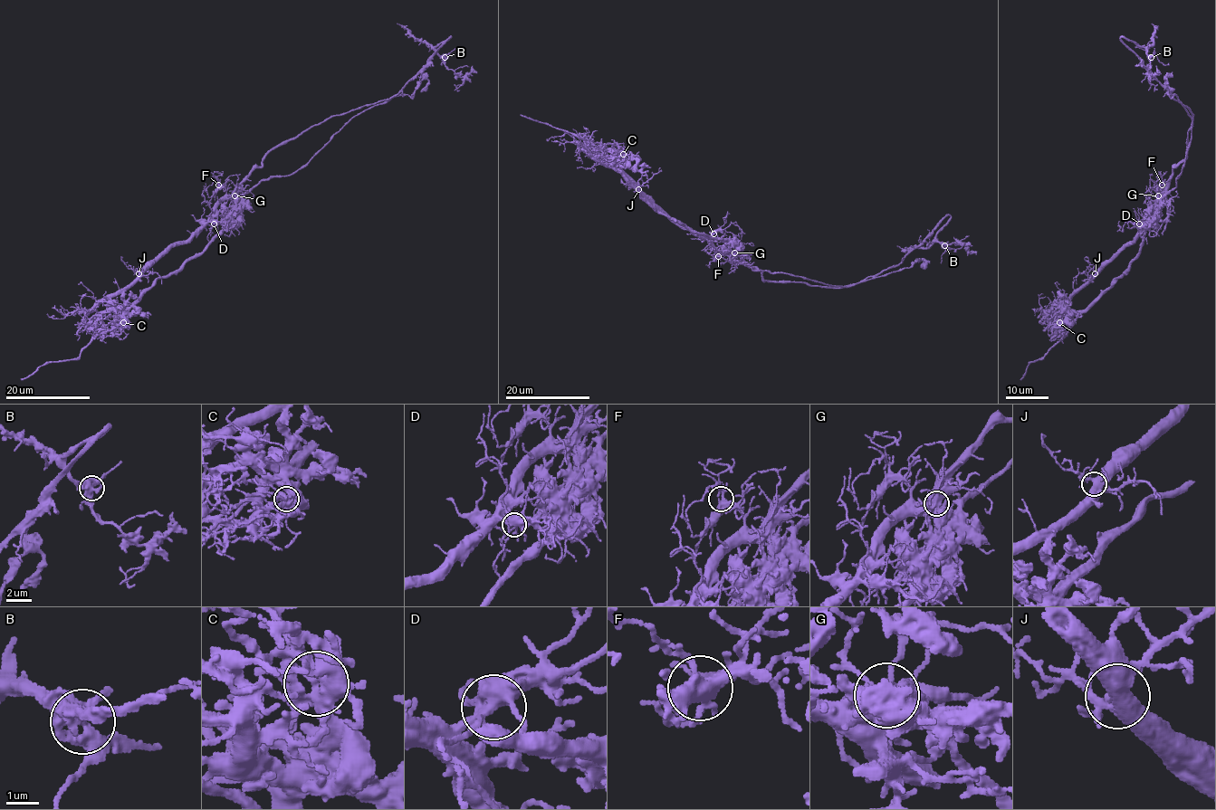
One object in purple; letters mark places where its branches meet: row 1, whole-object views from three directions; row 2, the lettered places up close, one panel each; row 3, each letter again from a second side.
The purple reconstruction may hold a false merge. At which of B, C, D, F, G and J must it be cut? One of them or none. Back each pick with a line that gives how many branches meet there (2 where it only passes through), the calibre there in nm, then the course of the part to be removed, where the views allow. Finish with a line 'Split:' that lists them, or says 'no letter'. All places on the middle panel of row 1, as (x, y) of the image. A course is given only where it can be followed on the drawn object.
G: 4 branches meet; 500 nm thick; foreign part runs (735, 252), (737, 261), (759, 270), (764, 280), (844, 287), (895, 267), (949, 214), (936, 239), (972, 250)
Split: G

